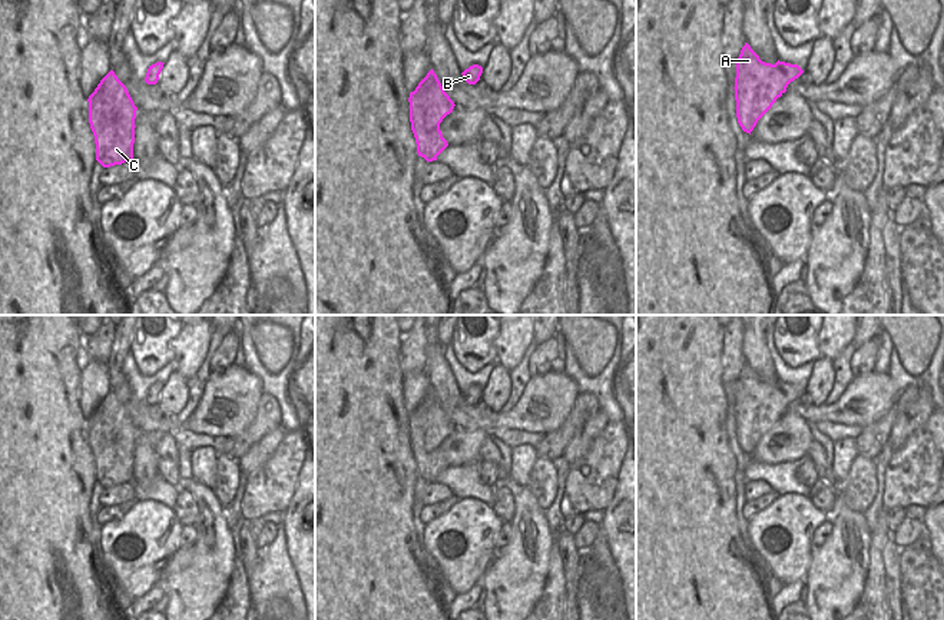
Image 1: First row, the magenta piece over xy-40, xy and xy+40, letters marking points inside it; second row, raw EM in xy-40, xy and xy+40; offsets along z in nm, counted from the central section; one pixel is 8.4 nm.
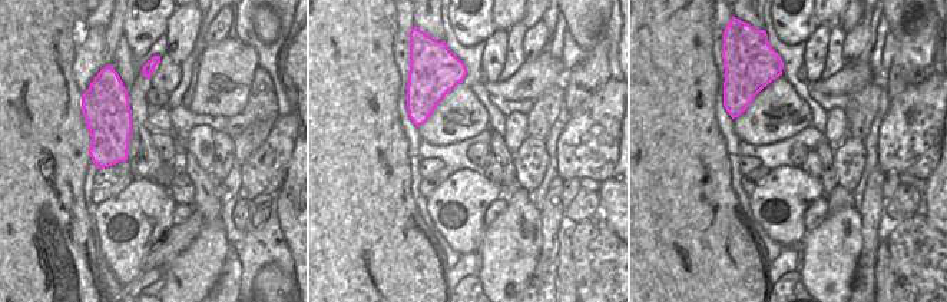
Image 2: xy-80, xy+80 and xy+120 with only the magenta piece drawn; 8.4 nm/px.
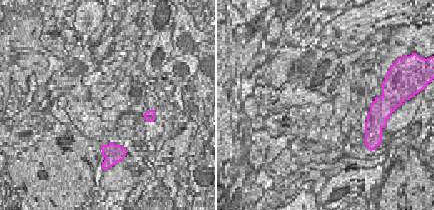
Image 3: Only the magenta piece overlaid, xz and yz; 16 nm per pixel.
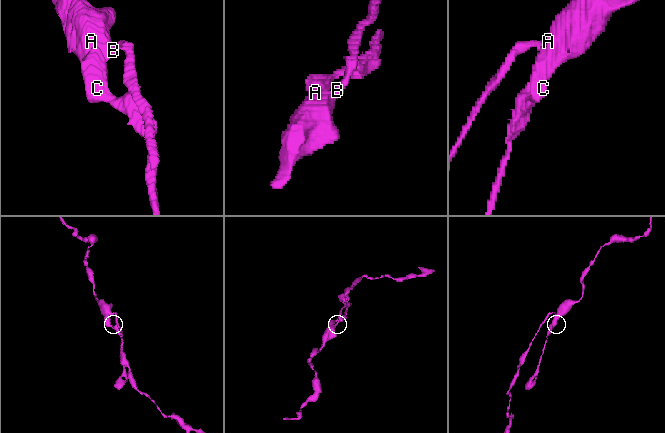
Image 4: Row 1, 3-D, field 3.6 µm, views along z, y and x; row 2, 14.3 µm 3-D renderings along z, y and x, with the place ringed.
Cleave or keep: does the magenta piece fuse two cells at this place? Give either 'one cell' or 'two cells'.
two cells

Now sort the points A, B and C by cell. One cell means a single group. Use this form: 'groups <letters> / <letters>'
groups A B / C

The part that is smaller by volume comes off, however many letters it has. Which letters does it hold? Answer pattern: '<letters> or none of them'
C

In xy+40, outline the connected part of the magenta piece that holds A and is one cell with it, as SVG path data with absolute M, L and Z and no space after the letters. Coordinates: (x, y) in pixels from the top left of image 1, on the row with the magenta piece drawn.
M748 43L736 60L735 100L736 117L743 132L749 133L758 120L781 97L791 82L804 70L798 64L776 62L765 63Z

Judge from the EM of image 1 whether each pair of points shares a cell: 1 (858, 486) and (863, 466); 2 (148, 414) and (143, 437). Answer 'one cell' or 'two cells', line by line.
1: one cell
2: two cells

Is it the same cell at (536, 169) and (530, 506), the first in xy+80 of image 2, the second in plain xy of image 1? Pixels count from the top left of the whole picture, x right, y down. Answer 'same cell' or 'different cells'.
different cells

